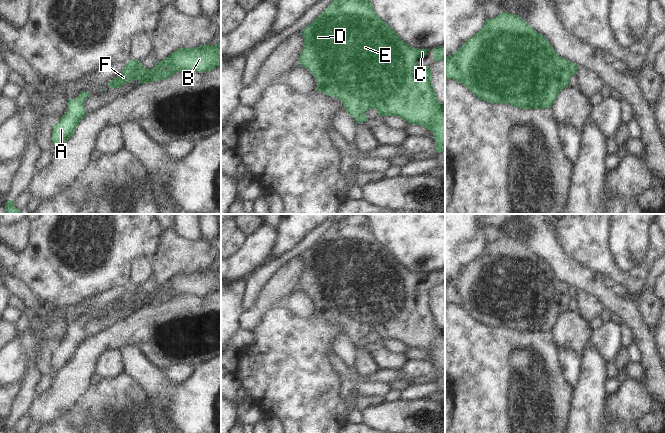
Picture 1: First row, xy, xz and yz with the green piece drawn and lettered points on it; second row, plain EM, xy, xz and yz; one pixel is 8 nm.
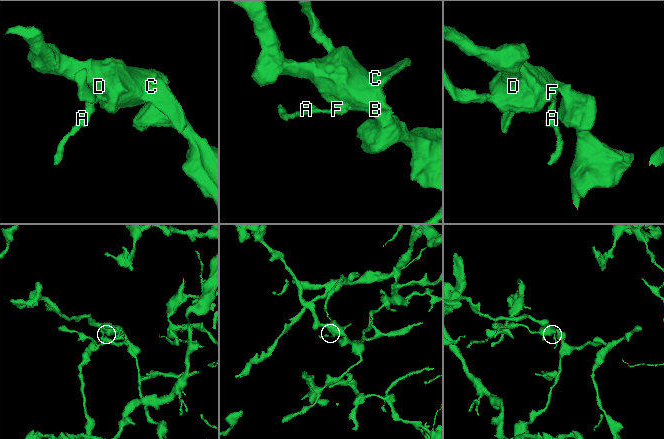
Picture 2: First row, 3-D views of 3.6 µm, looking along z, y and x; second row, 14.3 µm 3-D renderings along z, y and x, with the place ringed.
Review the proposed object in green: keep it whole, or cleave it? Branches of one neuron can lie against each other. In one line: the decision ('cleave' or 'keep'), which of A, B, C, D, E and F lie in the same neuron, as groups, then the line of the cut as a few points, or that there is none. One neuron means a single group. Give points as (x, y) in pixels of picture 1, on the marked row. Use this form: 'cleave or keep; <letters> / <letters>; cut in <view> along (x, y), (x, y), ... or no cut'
cleave; A / B C D E F; cut in yz along (570, 62), (569, 66), (573, 73)

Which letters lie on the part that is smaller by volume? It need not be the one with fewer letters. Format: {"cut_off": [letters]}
{"cut_off": ["A"]}

